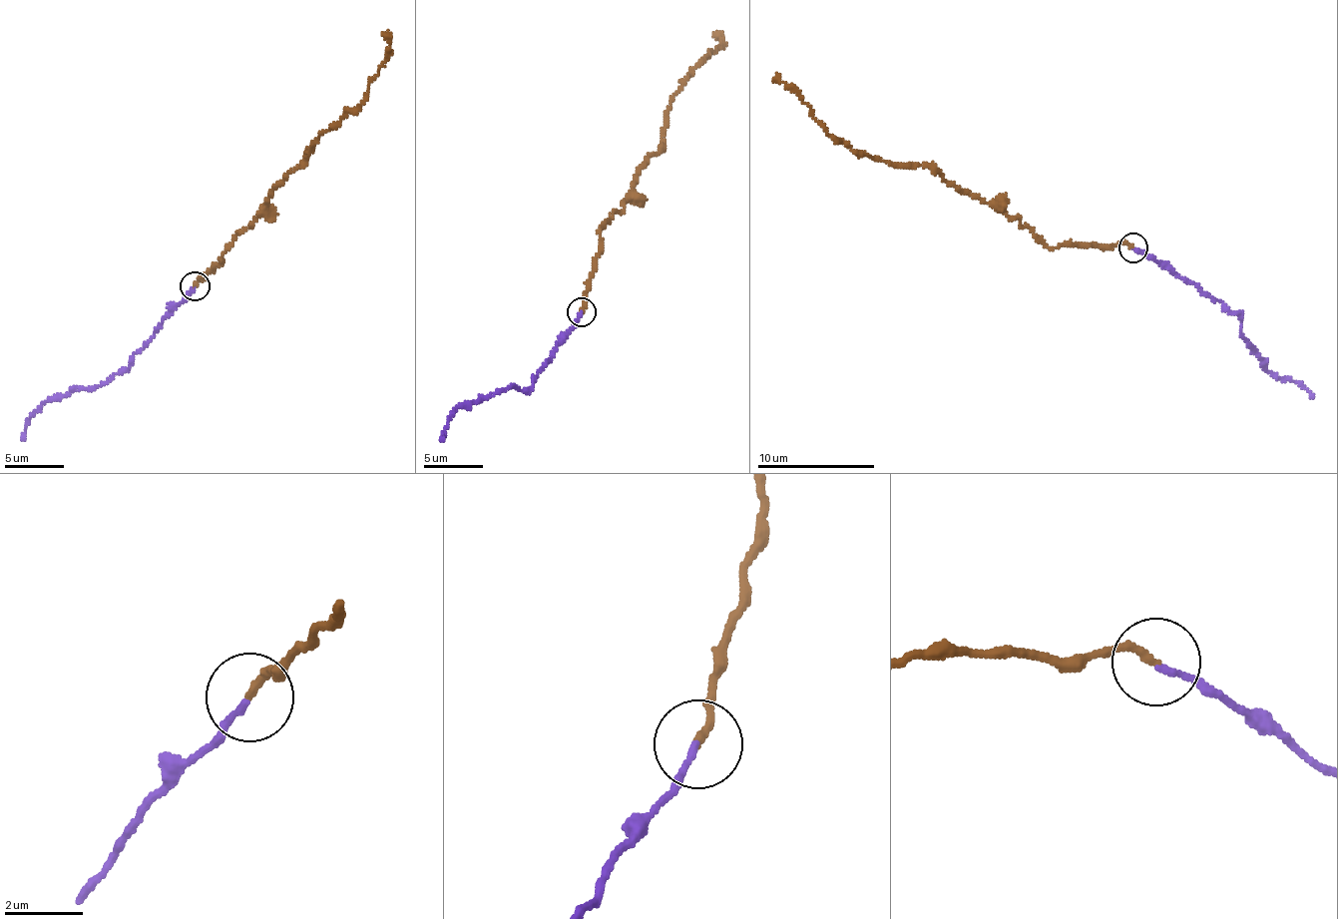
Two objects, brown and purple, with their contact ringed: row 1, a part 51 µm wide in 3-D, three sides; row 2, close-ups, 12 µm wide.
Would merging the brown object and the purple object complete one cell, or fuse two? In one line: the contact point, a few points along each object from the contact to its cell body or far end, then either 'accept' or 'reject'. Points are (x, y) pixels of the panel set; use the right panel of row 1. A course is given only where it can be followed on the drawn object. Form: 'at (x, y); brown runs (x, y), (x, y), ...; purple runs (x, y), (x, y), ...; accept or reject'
at (1133, 247); brown runs (1132, 248), (1117, 243), (1044, 246), (1028, 226), (961, 194), (929, 166), (875, 161), (829, 136), (776, 73); purple runs (1132, 248), (1165, 262), (1234, 311), (1238, 316), (1245, 339), (1265, 367), (1299, 381), (1313, 398); reject

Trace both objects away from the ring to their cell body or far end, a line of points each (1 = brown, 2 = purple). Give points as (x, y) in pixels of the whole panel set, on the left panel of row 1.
1: (194, 286), (252, 226), (273, 186), (304, 158), (320, 133), (358, 105), (385, 61), (388, 30)
2: (194, 286), (129, 367), (119, 369), (98, 385), (48, 398), (29, 420), (21, 440)

